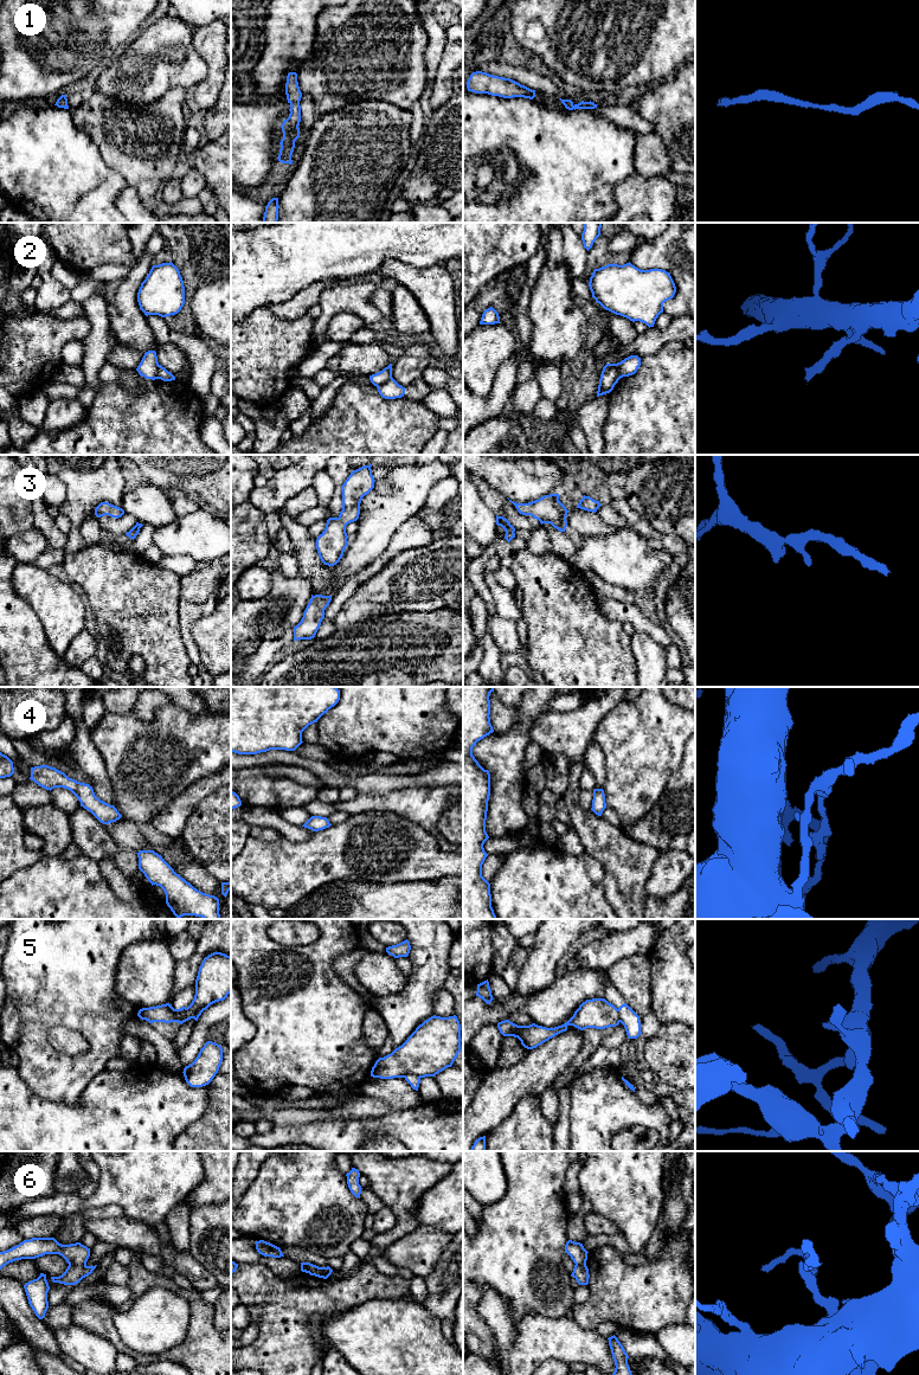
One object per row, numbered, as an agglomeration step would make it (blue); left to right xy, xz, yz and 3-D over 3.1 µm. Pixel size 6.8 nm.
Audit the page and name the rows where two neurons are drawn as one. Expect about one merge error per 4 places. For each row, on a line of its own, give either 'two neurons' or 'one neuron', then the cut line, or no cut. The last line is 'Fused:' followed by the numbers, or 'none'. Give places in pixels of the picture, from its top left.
1: one neuron; cut none
2: two neurons; cut xy (158, 362), (159, 378)
3: one neuron; cut none
4: one neuron; cut none
5: two neurons; cut xz (403, 1077), (416, 1074), (419, 1078)
6: two neurons; cut xy (69, 1264), (85, 1265)
Fused: 2, 5, 6

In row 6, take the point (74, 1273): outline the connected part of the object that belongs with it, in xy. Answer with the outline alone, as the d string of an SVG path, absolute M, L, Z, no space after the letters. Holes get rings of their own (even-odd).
M70 1264L65 1272L59 1277L51 1277L53 1283L59 1283L64 1285L78 1284L83 1278L88 1277L96 1268L95 1266L79 1266L76 1264Z

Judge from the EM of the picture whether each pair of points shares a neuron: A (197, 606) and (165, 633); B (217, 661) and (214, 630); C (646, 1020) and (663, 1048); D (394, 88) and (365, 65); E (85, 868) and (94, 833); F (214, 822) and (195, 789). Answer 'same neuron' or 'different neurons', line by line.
A: different neurons
B: same neuron
C: different neurons
D: same neuron
E: different neurons
F: different neurons

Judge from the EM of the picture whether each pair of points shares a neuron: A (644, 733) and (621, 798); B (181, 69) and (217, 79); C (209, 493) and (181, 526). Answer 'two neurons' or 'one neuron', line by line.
A: one neuron
B: two neurons
C: two neurons

